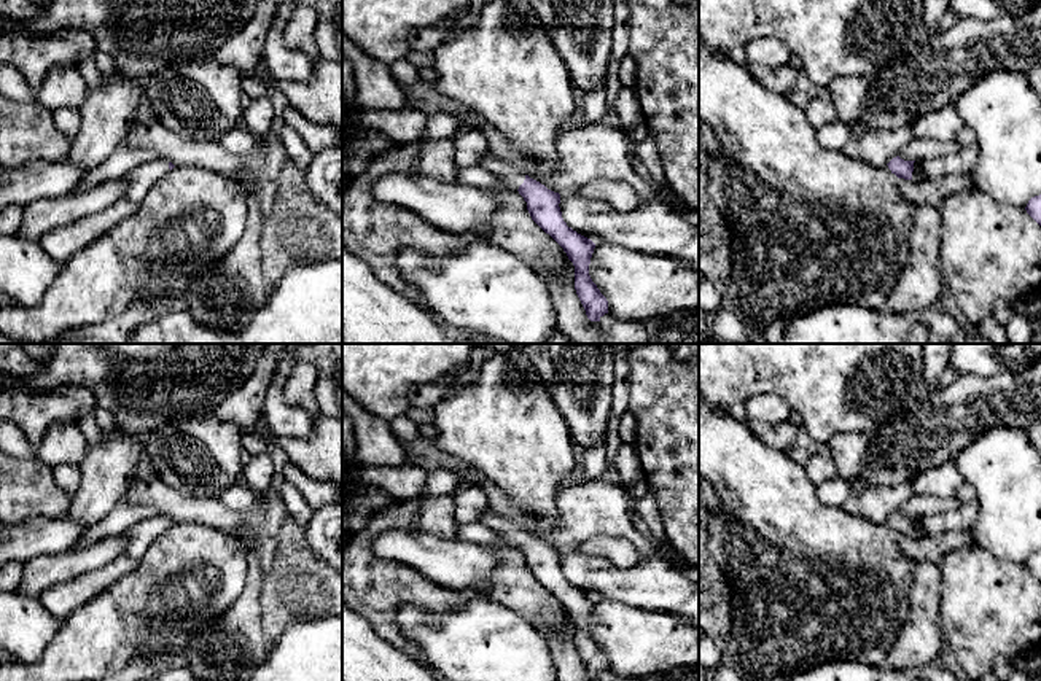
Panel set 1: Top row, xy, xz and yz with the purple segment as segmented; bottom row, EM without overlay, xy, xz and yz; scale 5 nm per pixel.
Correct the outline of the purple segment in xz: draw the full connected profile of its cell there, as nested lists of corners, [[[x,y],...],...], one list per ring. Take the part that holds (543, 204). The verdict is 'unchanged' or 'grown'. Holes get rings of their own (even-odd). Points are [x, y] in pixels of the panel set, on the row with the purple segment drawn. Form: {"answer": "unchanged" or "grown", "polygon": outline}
{"answer": "grown", "polygon": [[[487,148],[478,164],[516,189],[527,202],[532,220],[549,234],[575,266],[575,290],[591,321],[608,313],[608,301],[589,275],[595,243],[567,226],[560,212],[560,194],[548,189],[514,165],[495,158]]]}

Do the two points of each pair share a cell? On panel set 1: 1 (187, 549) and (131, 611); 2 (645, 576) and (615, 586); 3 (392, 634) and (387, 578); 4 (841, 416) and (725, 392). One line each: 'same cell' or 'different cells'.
1: same cell
2: same cell
3: same cell
4: same cell

